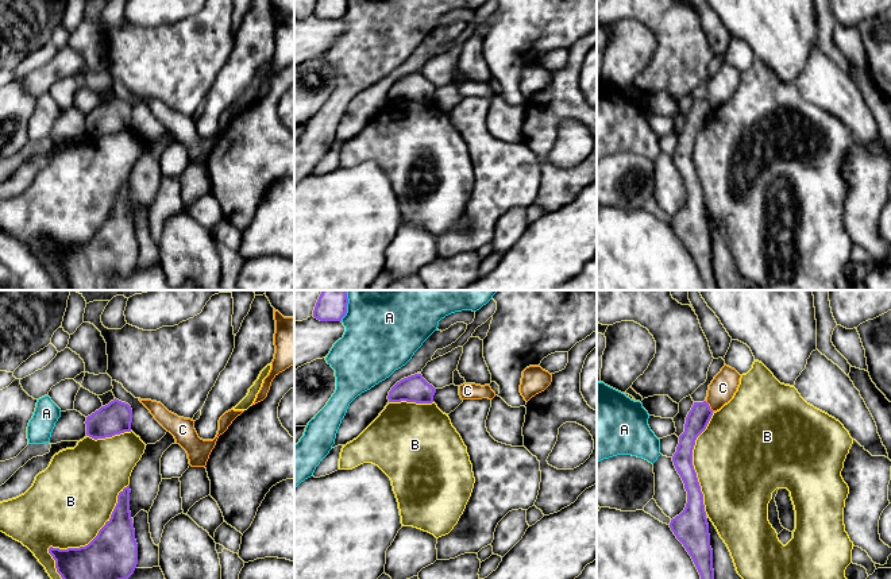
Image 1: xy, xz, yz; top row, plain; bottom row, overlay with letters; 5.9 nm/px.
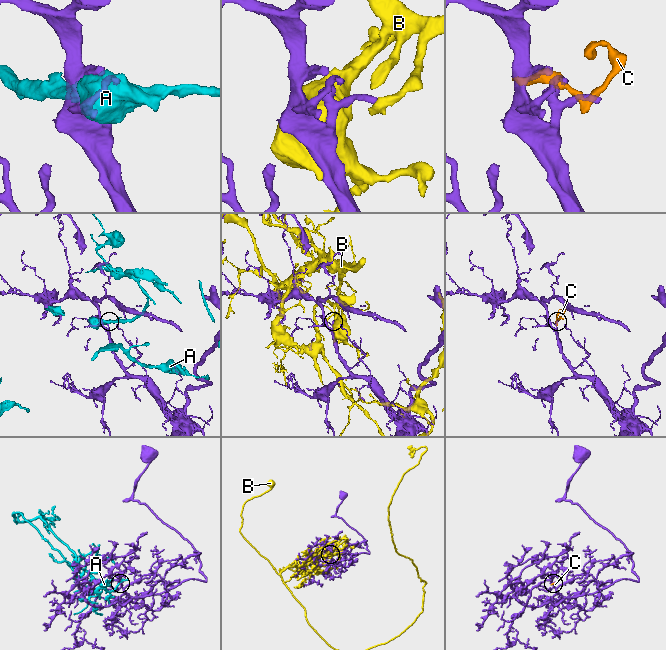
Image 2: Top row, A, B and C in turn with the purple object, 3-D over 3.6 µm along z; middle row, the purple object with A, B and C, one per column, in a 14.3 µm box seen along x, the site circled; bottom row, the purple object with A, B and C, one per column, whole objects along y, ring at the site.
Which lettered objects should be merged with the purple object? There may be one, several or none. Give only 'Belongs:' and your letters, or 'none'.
Belongs: none

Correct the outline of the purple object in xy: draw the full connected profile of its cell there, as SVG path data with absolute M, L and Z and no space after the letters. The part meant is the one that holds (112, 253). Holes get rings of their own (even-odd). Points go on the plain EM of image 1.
M130 182L119 190L111 216L88 243L68 247L49 246L57 270L65 278L69 290L111 290L115 281L127 278L134 271L138 262L138 242L130 209L130 190Z

